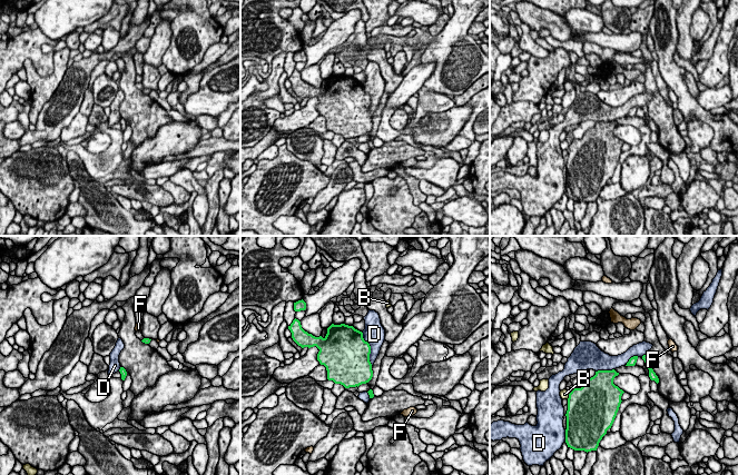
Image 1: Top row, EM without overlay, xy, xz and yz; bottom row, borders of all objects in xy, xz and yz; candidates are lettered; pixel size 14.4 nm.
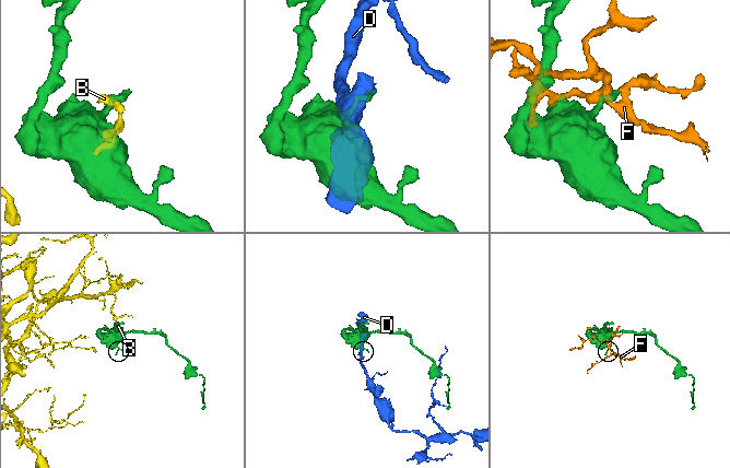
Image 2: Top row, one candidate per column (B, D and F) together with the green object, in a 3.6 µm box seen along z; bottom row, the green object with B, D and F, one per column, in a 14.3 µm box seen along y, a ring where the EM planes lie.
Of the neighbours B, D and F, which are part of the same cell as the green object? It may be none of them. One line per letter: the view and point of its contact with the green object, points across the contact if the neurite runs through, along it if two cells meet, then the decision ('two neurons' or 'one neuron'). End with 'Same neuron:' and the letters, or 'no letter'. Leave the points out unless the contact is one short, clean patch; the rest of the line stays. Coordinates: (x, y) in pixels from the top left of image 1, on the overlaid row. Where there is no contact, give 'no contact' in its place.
B: contact yz (569, 396); border yz (570, 393), (567, 398); two neurons
D: contact xz (370, 348); two neurons
F: contact xy (150, 339); way xy (146, 340), (150, 339), (149, 338); one neuron
Same neuron: F

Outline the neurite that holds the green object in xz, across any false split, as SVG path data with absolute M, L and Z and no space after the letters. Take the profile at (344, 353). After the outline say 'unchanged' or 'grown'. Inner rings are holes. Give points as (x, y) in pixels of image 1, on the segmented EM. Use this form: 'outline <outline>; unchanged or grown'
outline M295 318L288 329L293 340L302 348L316 346L319 349L317 360L326 367L328 380L350 388L372 379L371 346L364 340L363 333L353 326L332 324L323 338L305 331Z; unchanged

